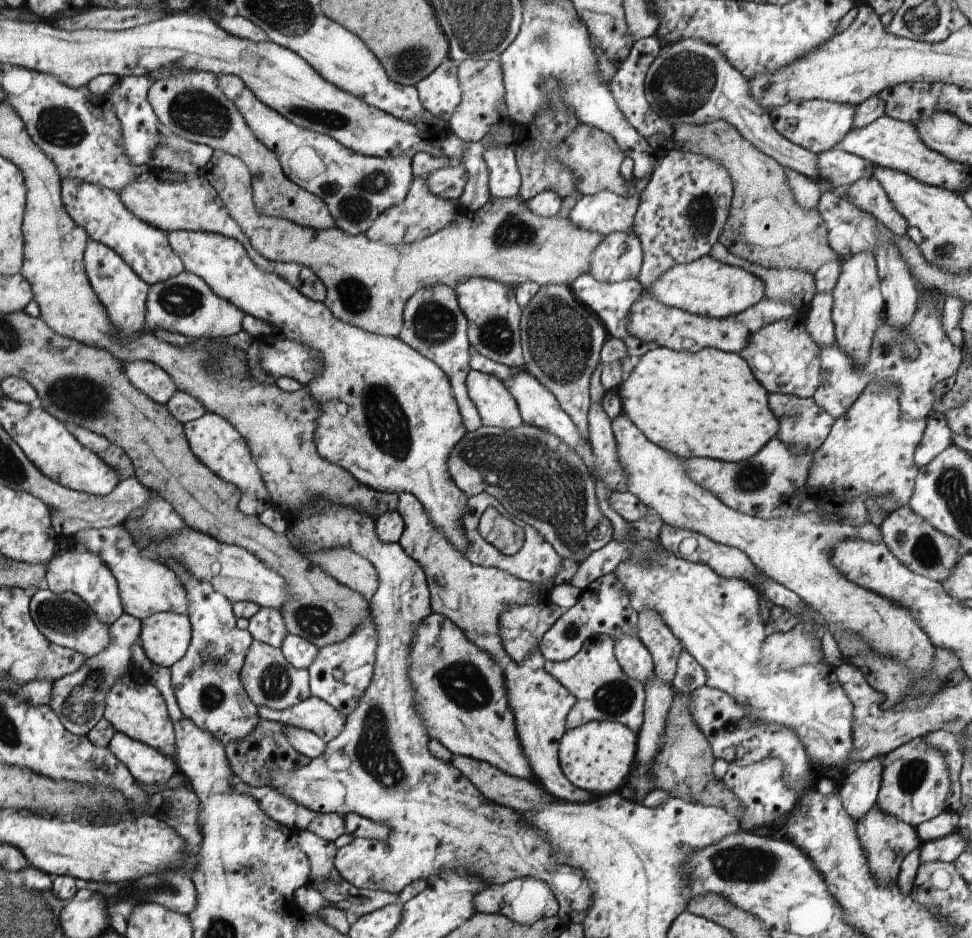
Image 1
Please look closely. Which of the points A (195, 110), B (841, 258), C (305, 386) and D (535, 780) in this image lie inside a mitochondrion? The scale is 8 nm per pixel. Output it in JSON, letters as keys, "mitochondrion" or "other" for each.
{"A":"mitochondrion","B":"other","C":"other","D":"other"}

